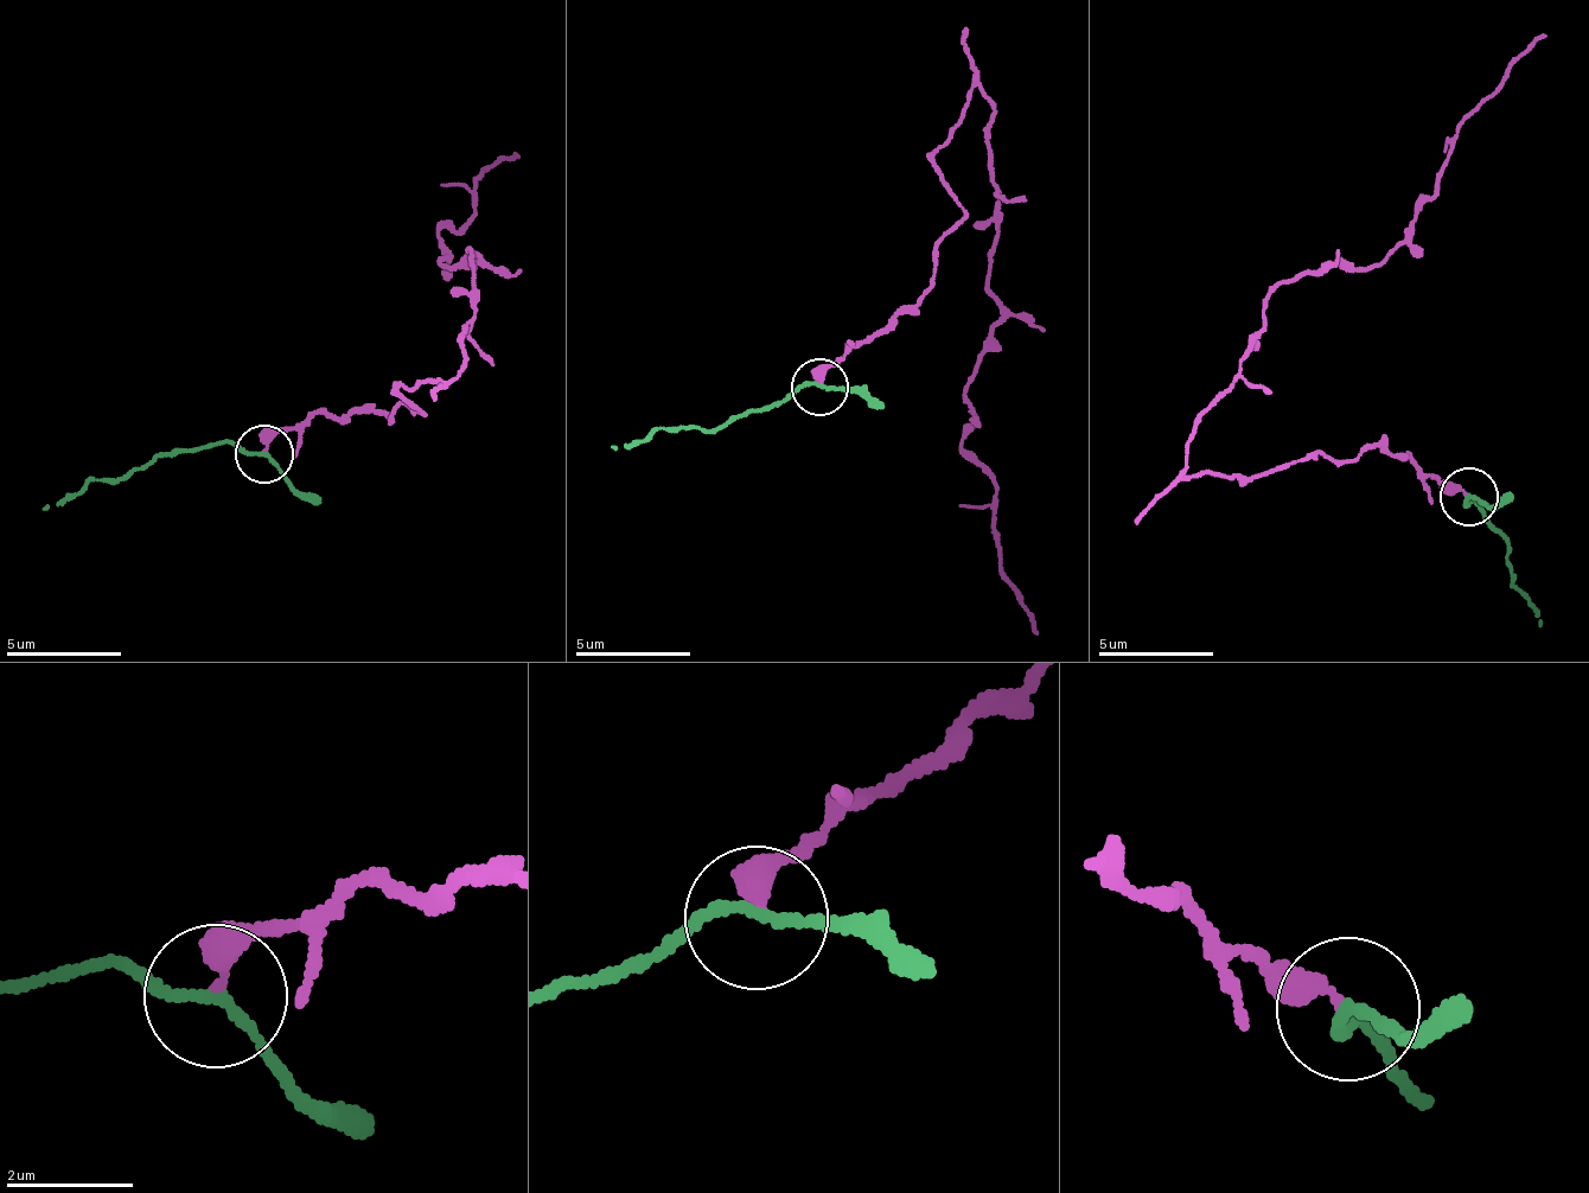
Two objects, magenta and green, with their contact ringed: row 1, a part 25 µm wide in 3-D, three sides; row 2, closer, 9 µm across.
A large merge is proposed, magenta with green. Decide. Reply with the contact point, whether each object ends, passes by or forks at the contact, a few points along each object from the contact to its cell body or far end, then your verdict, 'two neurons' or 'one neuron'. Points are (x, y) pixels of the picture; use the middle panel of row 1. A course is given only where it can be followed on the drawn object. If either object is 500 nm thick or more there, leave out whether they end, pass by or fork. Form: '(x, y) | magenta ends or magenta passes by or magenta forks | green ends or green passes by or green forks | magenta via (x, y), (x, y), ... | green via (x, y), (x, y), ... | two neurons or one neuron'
(819, 387) | magenta ends | green passes by | magenta via (821, 384), (931, 286), (964, 211), (936, 152), (972, 97), (993, 104), (1000, 323), (962, 444), (1037, 633) | green via (821, 389), (757, 409), (710, 428), (662, 427), (612, 446) | two neurons

